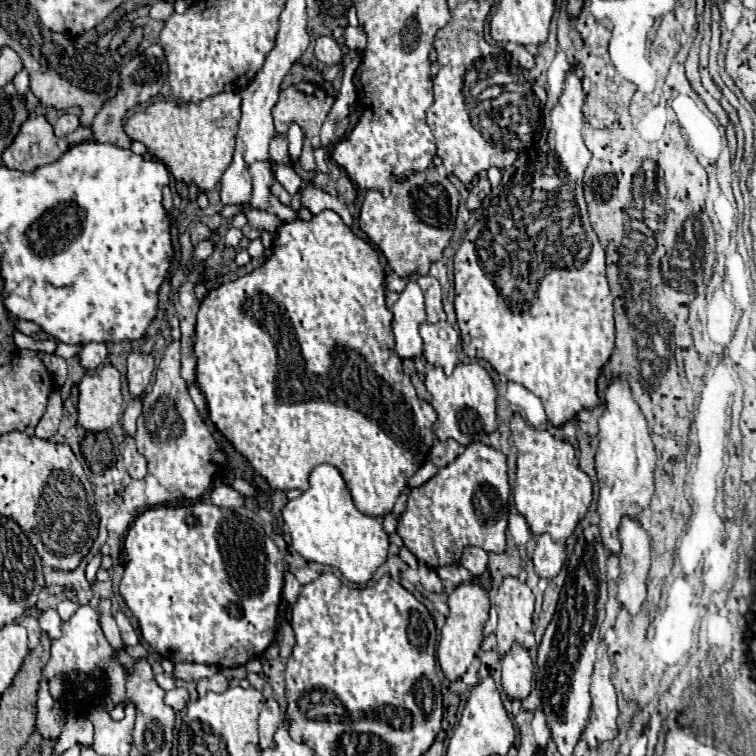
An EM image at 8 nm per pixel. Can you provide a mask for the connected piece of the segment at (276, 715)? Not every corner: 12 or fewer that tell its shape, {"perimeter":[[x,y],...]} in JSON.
{"perimeter":[[276,699],[262,705],[258,727],[260,747],[274,745],[272,737],[280,725],[282,713]]}

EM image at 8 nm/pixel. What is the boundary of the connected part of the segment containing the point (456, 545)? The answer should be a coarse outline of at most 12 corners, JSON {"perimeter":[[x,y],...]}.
{"perimeter":[[470,443],[398,521],[426,565],[506,547],[504,453]]}

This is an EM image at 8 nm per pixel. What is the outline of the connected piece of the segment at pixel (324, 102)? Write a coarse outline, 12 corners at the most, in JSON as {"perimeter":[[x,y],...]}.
{"perimeter":[[310,81],[280,91],[276,135],[298,123],[318,149],[334,97]]}

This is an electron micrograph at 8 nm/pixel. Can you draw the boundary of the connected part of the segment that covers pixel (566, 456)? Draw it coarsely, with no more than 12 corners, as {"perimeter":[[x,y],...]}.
{"perimeter":[[512,417],[512,489],[534,535],[564,545],[592,503],[574,447]]}

